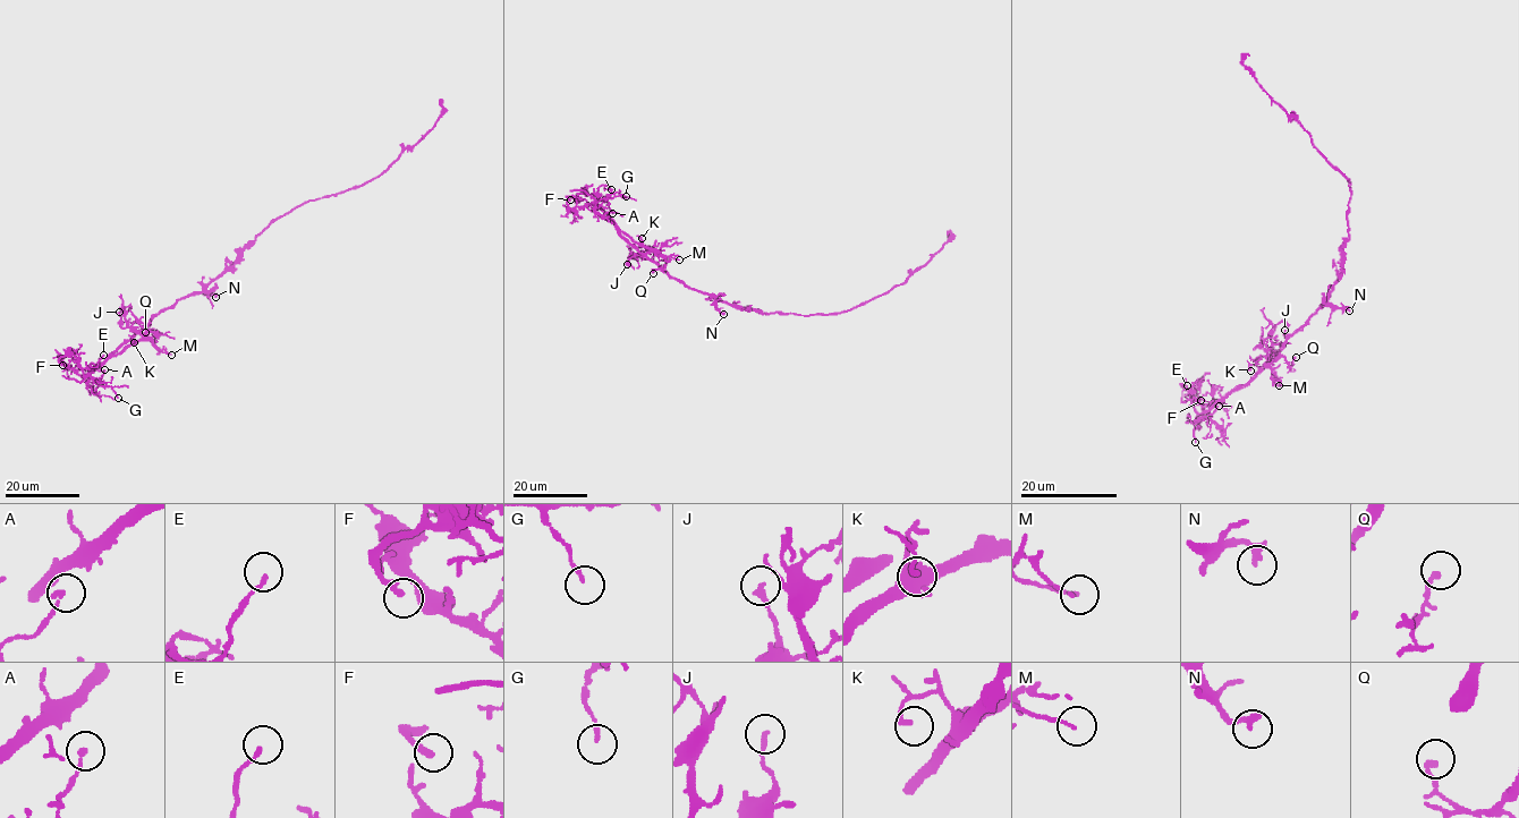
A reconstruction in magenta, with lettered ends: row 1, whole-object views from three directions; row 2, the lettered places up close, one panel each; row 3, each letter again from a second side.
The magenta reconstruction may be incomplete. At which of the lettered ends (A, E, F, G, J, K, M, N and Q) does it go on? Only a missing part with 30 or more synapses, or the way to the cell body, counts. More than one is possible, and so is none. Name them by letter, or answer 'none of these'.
none of these

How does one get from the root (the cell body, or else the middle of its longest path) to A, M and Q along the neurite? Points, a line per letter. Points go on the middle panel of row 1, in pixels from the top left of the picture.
A: (753, 309), (722, 303), (671, 278), (621, 235), (614, 221), (596, 202), (607, 202), (612, 213)
M: (753, 309), (733, 307), (686, 287), (646, 254), (656, 250), (679, 260)
Q: (753, 309), (733, 307), (686, 287), (646, 255), (652, 250), (667, 262), (653, 273)

